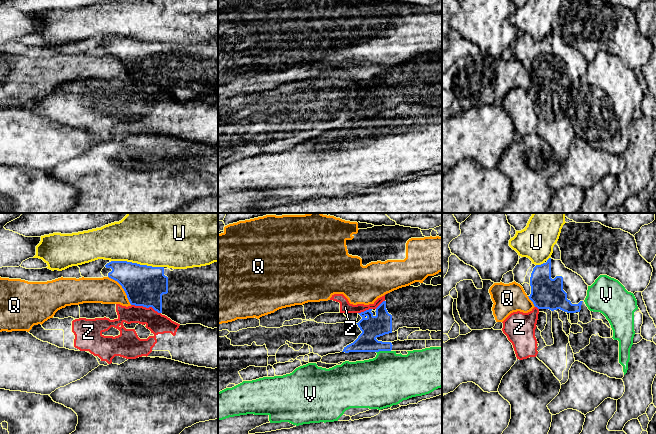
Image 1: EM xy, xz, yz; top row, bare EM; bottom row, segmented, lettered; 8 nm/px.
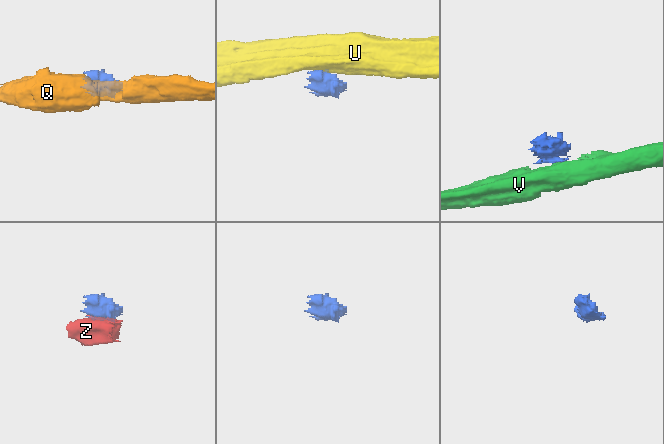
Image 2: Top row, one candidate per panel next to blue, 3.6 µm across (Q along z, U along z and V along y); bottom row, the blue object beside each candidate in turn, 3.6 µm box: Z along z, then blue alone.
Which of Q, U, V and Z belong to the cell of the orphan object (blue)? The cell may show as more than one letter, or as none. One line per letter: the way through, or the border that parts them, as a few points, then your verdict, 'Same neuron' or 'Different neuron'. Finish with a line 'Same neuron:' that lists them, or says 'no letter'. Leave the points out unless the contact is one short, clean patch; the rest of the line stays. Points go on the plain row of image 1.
Q: Different neuron
U: Boundary: xy (111, 36), (126, 36), (163, 43). Different neuron
V: Different neuron
Z: Boundary: xy (131, 80), (152, 83), (160, 89). Different neuron
Same neuron: no letter

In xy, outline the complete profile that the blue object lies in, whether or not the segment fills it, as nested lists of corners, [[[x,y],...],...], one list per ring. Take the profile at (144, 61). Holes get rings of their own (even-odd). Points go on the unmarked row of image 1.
[[[111,37],[101,49],[122,62],[131,81],[152,83],[180,101],[201,100],[212,105],[218,104],[218,38],[171,47],[164,43]]]

